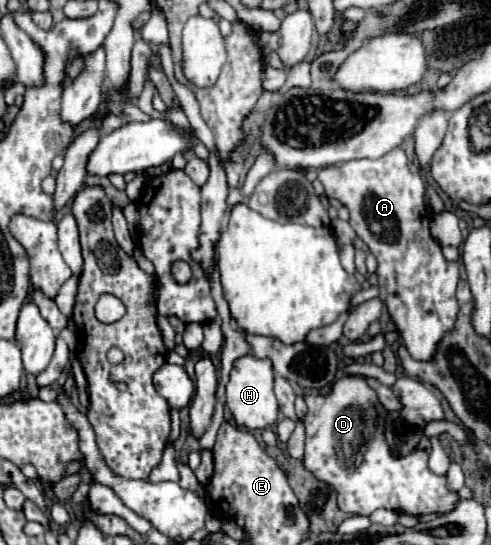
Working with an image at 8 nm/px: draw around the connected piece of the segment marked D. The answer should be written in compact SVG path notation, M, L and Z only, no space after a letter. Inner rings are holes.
M343 377L333 385L329 395L307 395L305 403L309 411L303 417L307 431L303 463L319 481L335 487L339 509L369 517L375 509L385 507L419 517L425 513L443 515L455 507L457 493L447 489L445 477L437 477L429 471L425 451L415 449L401 459L391 455L381 425L387 413L379 407L377 395L365 377Z

